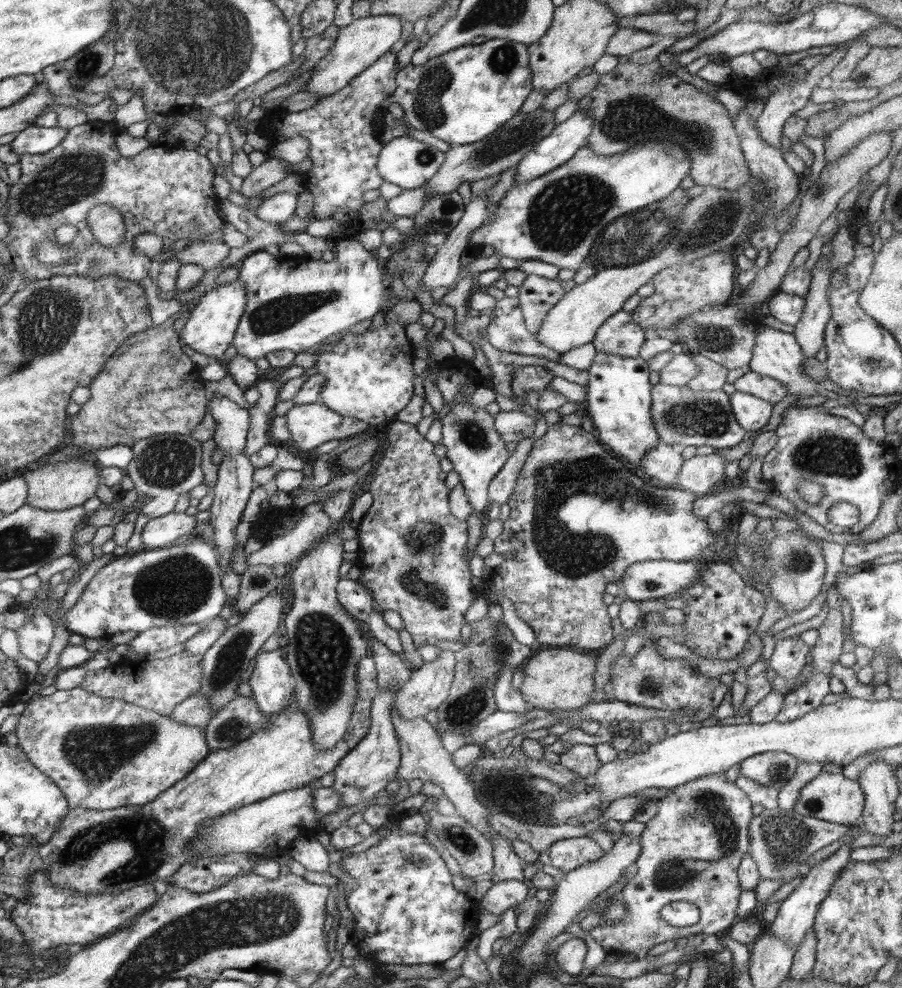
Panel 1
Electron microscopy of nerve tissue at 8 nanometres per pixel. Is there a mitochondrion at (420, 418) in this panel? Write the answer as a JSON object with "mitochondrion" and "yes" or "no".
{"mitochondrion":"no"}

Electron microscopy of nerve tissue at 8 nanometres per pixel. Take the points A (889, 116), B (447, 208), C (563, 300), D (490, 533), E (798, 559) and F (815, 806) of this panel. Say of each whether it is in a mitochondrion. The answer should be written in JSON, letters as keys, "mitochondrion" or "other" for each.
{"A":"other","B":"mitochondrion","C":"other","D":"other","E":"mitochondrion","F":"mitochondrion"}

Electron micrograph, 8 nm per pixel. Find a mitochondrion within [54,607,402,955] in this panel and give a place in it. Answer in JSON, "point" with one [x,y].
{"point":[95,752]}

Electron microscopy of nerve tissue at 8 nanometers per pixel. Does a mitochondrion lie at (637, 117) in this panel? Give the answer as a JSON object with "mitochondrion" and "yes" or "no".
{"mitochondrion":"yes"}

